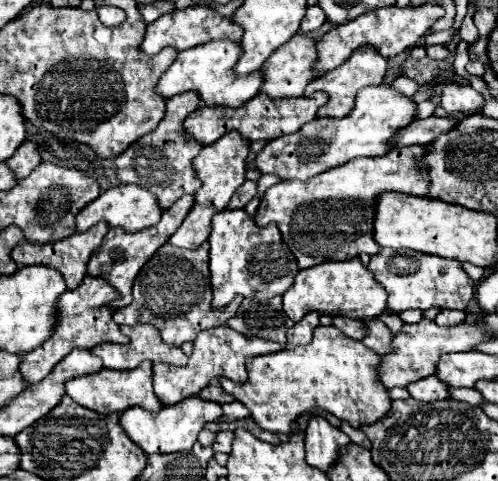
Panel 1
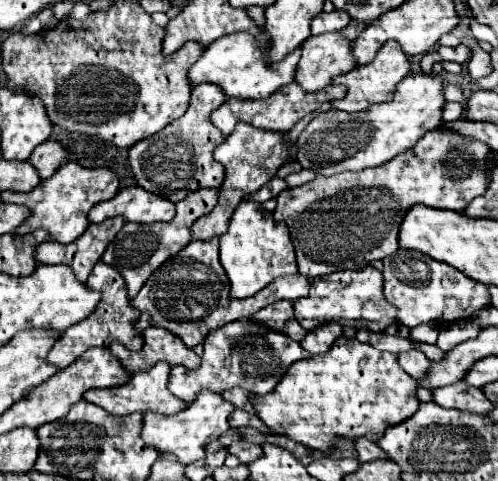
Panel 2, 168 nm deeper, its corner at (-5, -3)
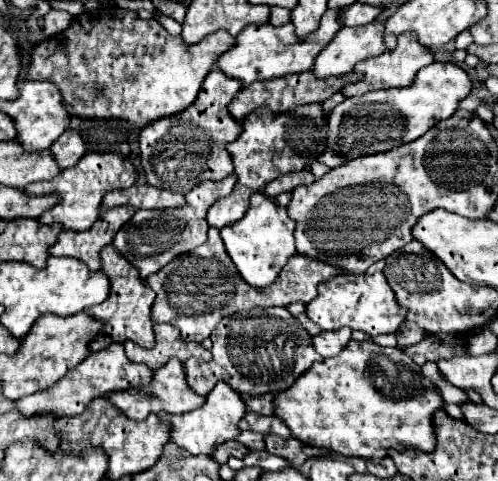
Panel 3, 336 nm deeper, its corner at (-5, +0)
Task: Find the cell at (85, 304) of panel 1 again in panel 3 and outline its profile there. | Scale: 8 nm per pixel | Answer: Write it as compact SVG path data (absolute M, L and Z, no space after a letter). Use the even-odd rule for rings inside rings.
M113 245L101 249L101 263L103 263L101 269L111 279L111 295L103 303L85 309L89 315L105 323L105 329L93 341L91 351L101 351L111 343L125 343L125 341L135 341L137 345L151 349L155 345L155 331L151 319L151 305L155 301L155 291L139 277L139 271Z

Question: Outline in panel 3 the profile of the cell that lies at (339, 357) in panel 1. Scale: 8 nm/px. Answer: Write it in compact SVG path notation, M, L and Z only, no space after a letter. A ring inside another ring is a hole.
M351 341L337 357L319 361L291 389L277 393L277 417L285 421L293 437L313 447L325 447L345 457L361 457L373 463L381 463L389 455L389 449L419 449L431 453L437 443L433 415L443 411L443 405L445 401L433 381L421 373L421 367L409 355L397 347L381 347L373 341Z

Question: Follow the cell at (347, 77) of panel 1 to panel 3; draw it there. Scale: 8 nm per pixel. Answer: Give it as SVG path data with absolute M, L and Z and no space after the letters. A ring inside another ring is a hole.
M403 33L397 41L397 47L393 51L385 51L377 57L359 61L355 65L357 73L363 73L363 81L353 83L353 85L345 85L343 87L343 95L351 97L351 95L365 95L369 91L377 91L377 89L391 89L391 87L409 87L415 81L415 75L421 67L433 63L433 51L425 45L421 45L417 41L417 37L413 33Z

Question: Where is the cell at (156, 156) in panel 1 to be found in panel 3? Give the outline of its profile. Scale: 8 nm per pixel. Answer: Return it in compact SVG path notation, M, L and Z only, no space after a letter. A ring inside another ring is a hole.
M213 69L205 77L201 93L195 103L183 113L163 117L141 131L141 165L145 169L147 183L153 187L189 193L203 181L221 181L233 173L233 161L227 153L227 143L235 141L243 127L233 119L227 105L241 89L241 81L227 77L223 71Z

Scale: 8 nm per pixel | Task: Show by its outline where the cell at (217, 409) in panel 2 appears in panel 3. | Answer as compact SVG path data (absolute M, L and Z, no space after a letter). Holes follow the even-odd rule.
M219 381L215 385L215 389L207 395L207 403L201 409L195 409L195 411L183 413L183 415L159 413L159 417L161 417L161 421L171 423L171 439L177 441L177 445L181 445L181 449L185 449L193 455L201 455L201 453L211 455L217 445L237 439L237 435L239 435L237 423L241 421L241 417L245 413L247 413L247 407L245 407L241 395L225 381Z

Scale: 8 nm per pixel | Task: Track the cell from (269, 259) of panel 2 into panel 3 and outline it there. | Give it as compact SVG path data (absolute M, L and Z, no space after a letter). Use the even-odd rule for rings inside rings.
M257 191L251 197L251 207L245 213L245 217L221 229L221 237L241 277L253 287L267 287L277 279L279 269L287 265L289 257L297 253L293 231L295 231L295 221L287 215L287 209L277 205L265 193Z

